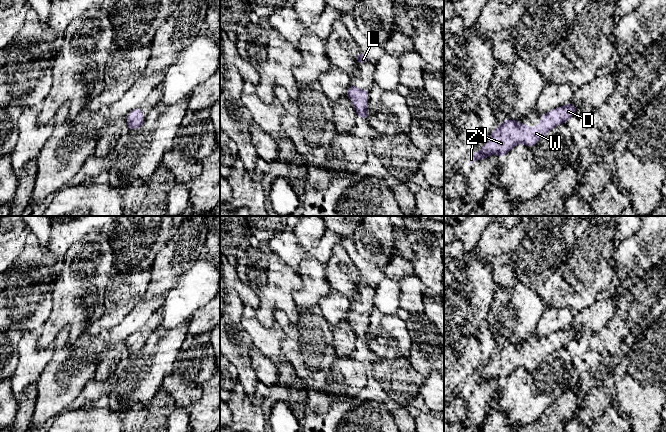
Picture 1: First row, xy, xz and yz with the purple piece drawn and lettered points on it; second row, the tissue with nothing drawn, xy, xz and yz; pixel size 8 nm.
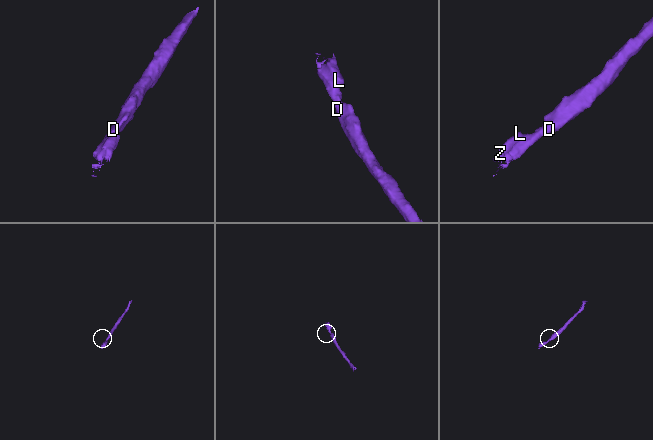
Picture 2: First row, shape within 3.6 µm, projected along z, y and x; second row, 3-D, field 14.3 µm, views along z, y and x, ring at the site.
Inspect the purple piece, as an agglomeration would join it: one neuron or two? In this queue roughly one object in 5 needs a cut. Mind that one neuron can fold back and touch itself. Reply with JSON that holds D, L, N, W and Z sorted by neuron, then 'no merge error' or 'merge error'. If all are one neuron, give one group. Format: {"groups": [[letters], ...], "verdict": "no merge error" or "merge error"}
{"groups": [["D", "L", "N", "W", "Z"]], "verdict": "no merge error"}

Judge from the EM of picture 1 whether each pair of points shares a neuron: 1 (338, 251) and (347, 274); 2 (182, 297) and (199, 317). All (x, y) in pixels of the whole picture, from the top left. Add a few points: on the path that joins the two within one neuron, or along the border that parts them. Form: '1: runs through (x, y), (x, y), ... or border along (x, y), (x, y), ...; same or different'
1: runs through (339, 257), (341, 268); same
2: border along (209, 300), (201, 305), (187, 320); different

